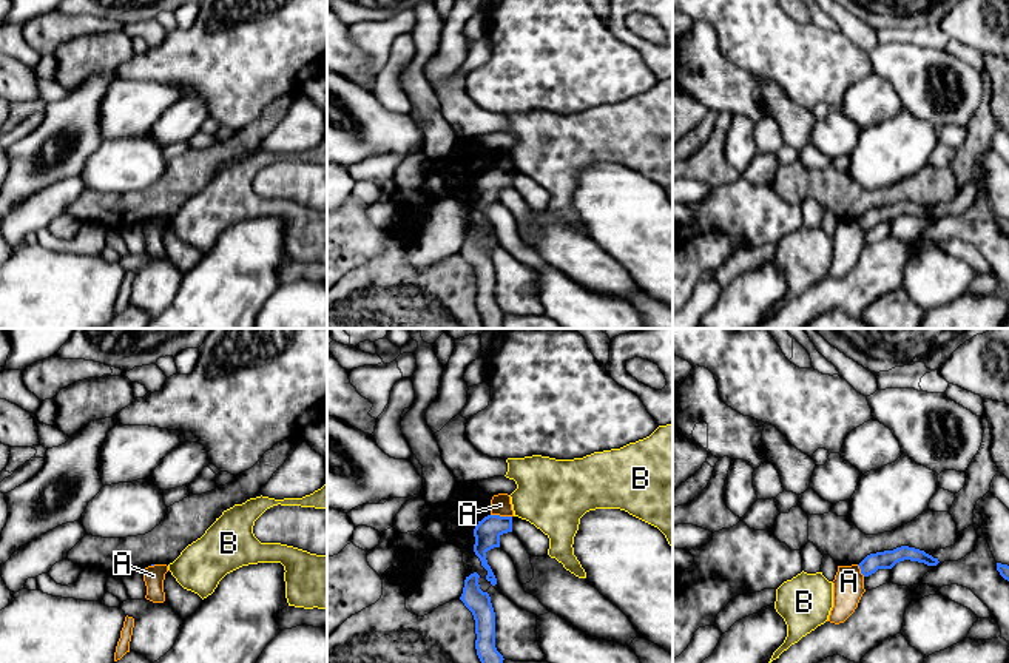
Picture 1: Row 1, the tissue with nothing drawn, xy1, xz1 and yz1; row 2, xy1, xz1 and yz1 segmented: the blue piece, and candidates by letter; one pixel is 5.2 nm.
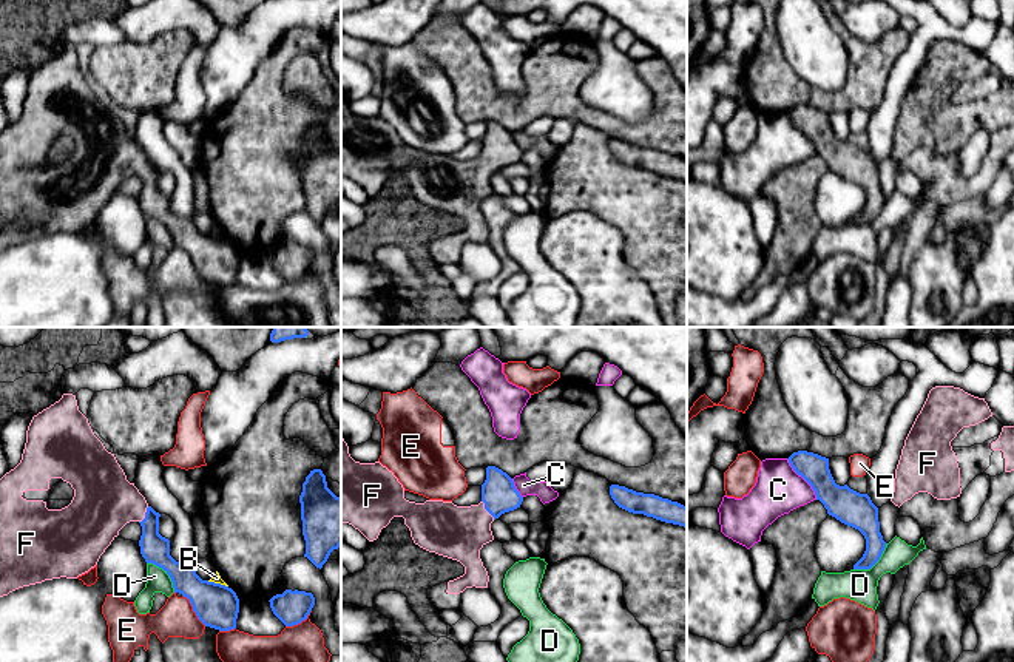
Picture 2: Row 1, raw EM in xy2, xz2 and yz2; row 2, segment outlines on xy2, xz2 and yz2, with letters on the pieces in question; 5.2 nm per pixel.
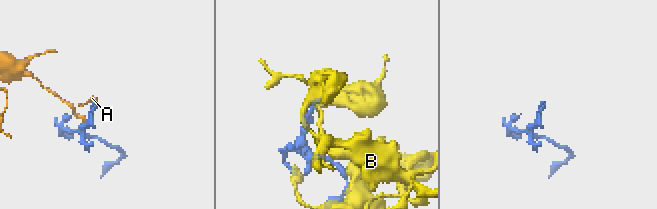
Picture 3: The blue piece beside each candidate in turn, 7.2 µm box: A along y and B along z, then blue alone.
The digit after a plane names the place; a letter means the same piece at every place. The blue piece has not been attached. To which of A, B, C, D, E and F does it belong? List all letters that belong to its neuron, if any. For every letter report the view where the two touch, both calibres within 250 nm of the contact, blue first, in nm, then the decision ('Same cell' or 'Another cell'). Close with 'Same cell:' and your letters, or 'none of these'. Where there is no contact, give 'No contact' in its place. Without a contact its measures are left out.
A: Touches blue in xz1. Thickness 140 nm (blue) against 110 nm. Another cell
B: Touches blue in xy2. Thickness 220 nm (blue) against 50 nm. Another cell
C: Touches blue in yz2. Thickness 170 nm (blue) against 260 nm. Another cell
D: Touches blue in yz2. Thickness 140 nm (blue) against 170 nm. Another cell
E: Touches blue in xy2. Thickness 220 nm (blue) against 190 nm. Another cell
F: Touches blue in xz2. Thickness 190 nm (blue) against 280 nm. Same cell
Same cell: F

